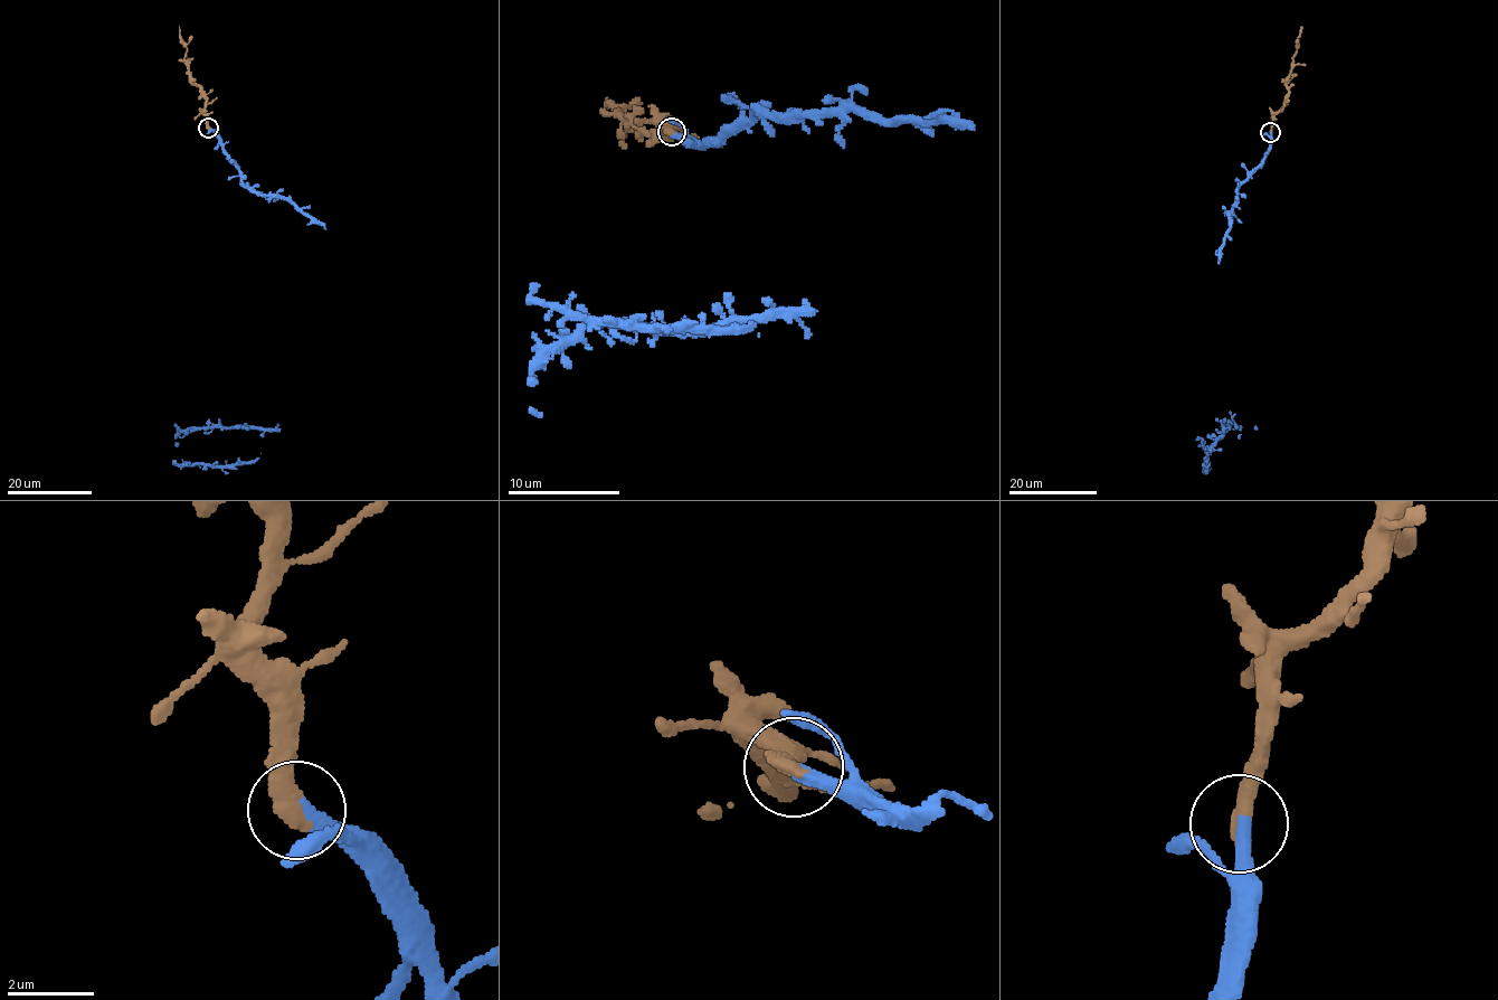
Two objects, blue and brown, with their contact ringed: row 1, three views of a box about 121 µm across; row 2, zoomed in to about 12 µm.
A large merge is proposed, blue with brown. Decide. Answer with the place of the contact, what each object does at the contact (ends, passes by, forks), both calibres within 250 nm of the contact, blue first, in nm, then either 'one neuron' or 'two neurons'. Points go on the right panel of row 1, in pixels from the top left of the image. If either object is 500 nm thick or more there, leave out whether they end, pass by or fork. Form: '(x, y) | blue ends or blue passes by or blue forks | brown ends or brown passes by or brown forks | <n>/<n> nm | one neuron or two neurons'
(1270, 132) | blue ends | brown ends | 360/440 nm | one neuron

